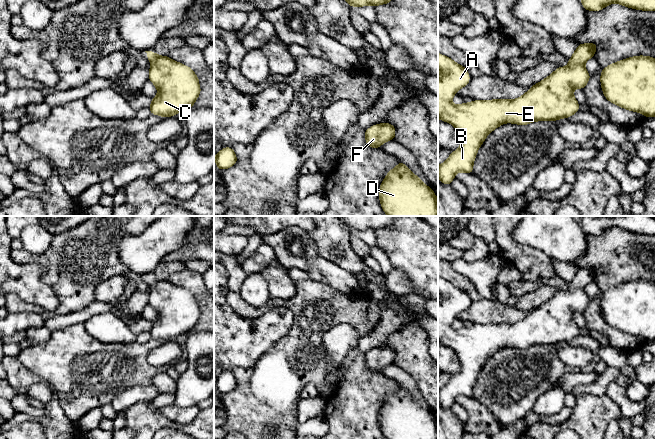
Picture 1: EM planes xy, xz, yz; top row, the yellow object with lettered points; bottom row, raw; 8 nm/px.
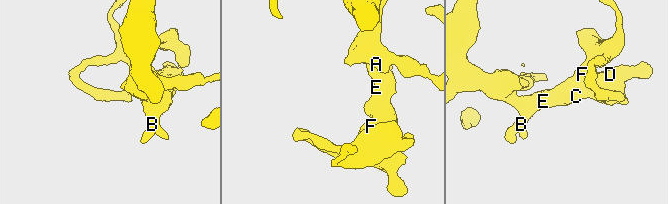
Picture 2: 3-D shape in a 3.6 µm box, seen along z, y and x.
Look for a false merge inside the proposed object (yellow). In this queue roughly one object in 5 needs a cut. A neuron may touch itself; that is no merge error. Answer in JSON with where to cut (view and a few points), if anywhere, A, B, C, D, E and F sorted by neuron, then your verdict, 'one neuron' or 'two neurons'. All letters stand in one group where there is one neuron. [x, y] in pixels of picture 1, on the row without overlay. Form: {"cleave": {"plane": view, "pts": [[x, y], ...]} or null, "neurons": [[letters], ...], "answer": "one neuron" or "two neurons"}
{"cleave": null, "neurons": [["A", "B", "C", "D", "E", "F"]], "answer": "one neuron"}

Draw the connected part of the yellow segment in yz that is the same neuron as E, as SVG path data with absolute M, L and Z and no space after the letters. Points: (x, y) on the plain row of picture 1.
M579 267L566 291L557 293L530 313L521 321L514 324L474 324L471 327L454 329L452 321L459 313L468 309L470 305L468 294L454 286L447 280L438 277L438 343L452 348L461 363L461 369L451 376L448 383L438 389L438 402L445 409L450 409L457 396L473 397L473 387L479 371L487 359L504 347L527 349L535 345L556 345L569 342L579 335L579 327L573 319L575 312L584 313L590 303L590 298L585 293L588 283L594 281L598 268Z

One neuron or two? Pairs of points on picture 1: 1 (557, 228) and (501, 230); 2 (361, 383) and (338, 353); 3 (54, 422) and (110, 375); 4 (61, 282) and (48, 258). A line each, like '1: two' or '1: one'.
1: two
2: two
3: two
4: one

